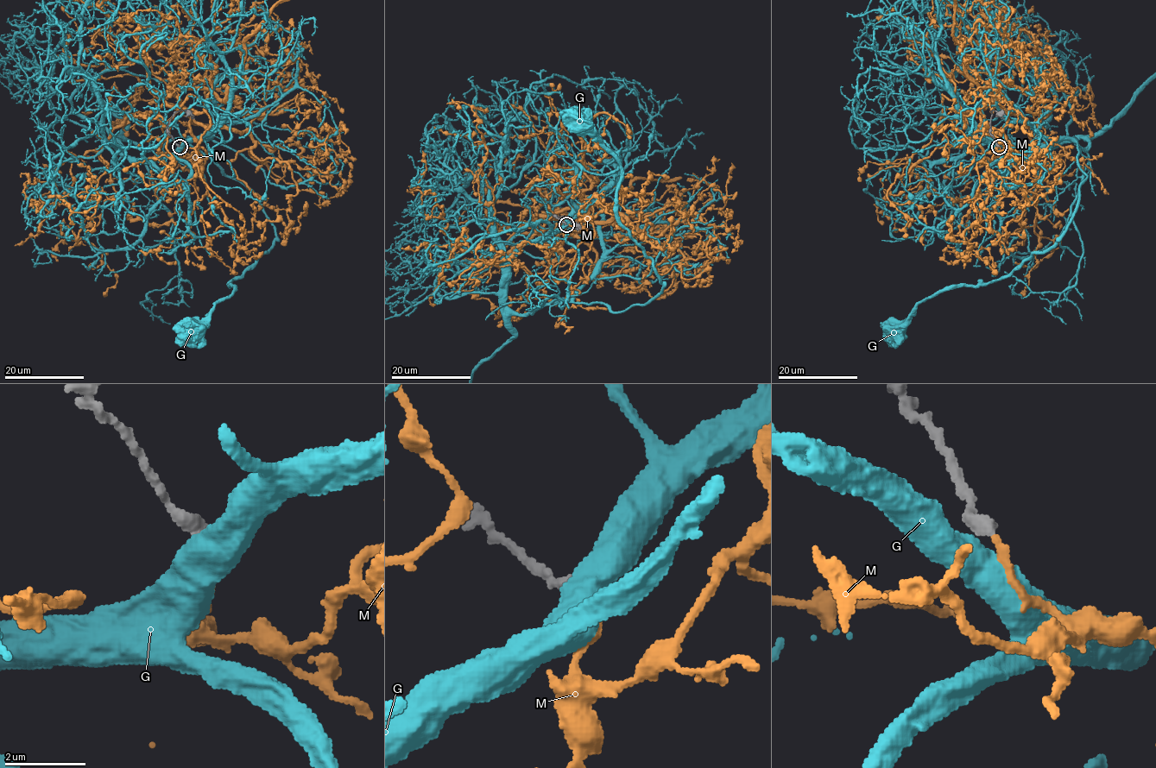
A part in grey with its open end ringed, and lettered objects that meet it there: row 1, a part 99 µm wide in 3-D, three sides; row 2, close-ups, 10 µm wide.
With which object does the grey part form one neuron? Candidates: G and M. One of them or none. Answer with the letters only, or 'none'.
M

